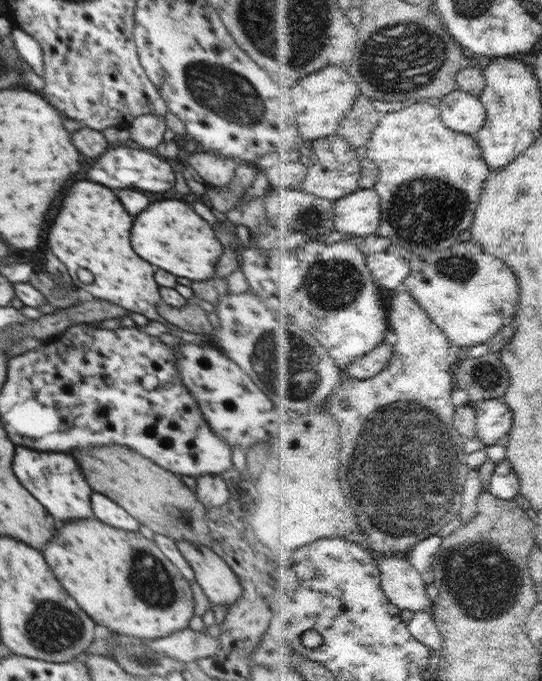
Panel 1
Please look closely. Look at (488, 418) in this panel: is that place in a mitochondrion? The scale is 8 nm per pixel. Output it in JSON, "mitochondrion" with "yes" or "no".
{"mitochondrion":"no"}

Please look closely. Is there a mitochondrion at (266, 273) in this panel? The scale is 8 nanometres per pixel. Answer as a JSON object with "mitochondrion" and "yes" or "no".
{"mitochondrion":"no"}

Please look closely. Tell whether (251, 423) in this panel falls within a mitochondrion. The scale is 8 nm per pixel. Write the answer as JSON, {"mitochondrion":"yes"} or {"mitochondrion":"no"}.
{"mitochondrion":"no"}

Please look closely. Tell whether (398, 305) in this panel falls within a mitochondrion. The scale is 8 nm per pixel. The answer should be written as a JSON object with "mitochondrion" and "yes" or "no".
{"mitochondrion":"no"}

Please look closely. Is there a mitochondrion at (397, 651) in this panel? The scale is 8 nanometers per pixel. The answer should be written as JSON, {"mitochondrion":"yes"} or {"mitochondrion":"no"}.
{"mitochondrion":"no"}

